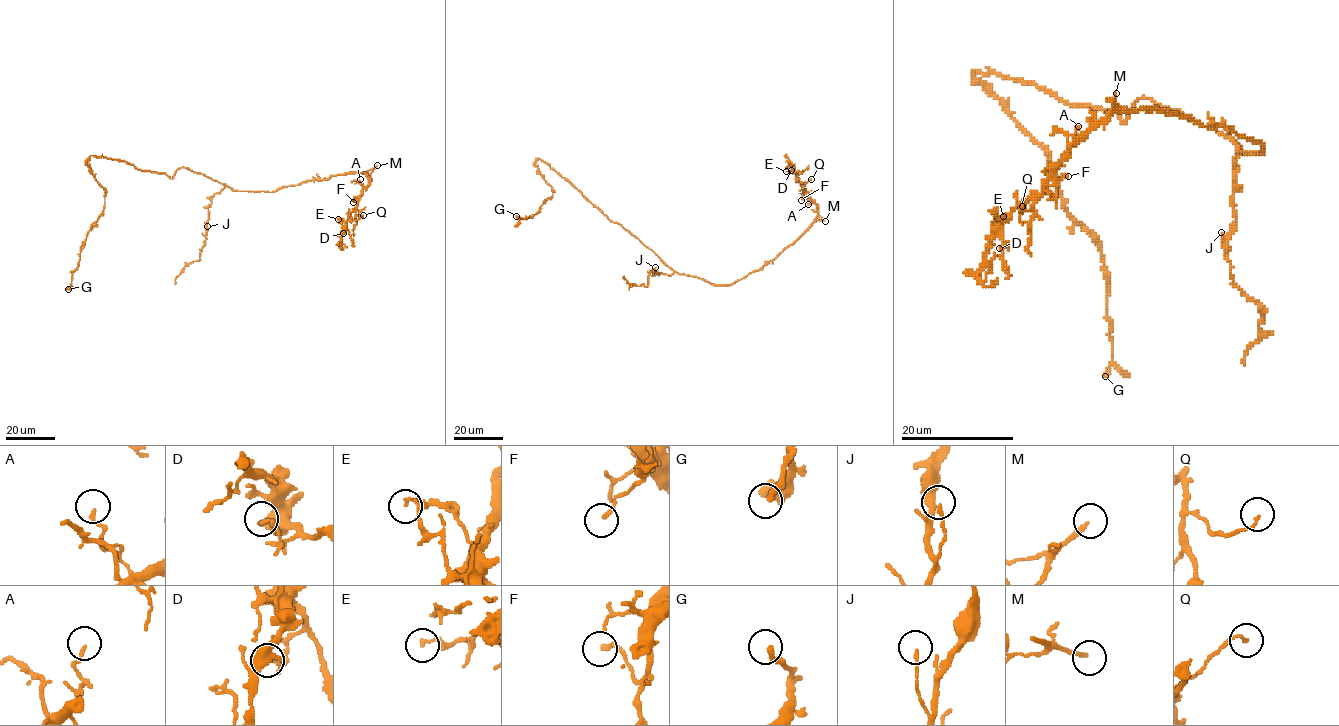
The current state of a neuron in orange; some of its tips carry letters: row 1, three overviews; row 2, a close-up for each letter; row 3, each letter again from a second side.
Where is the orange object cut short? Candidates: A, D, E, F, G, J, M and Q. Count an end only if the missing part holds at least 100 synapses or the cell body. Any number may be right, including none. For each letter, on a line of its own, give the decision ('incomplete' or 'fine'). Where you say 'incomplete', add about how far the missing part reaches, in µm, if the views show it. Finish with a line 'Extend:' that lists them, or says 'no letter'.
A: fine
D: fine
E: fine
F: fine
G: fine
J: fine
M: incomplete; about 50 µm are missing
Q: fine
Extend: M

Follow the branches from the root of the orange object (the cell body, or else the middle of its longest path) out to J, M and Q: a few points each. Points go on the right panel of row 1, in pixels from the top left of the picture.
J: (1179, 112), (1239, 144), (1232, 197), (1235, 223), (1224, 246), (1221, 232)
M: (1179, 112), (1228, 137), (1238, 151), (1263, 154), (1259, 141), (1228, 127), (1158, 110), (1110, 112), (1116, 93)
Q: (1179, 112), (1238, 151), (1263, 154), (1259, 141), (1228, 127), (1114, 110), (1069, 148), (1034, 204), (1022, 206)

